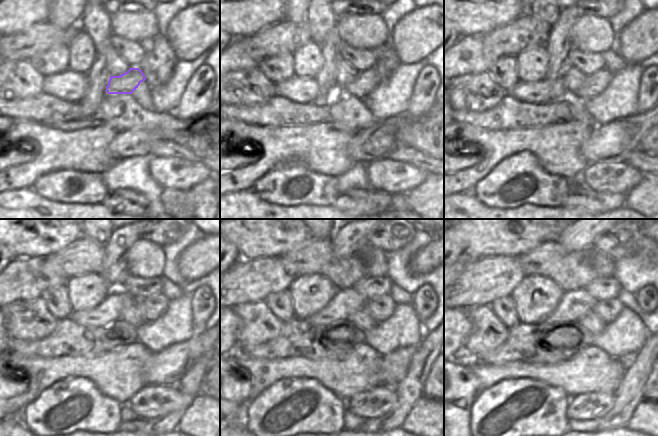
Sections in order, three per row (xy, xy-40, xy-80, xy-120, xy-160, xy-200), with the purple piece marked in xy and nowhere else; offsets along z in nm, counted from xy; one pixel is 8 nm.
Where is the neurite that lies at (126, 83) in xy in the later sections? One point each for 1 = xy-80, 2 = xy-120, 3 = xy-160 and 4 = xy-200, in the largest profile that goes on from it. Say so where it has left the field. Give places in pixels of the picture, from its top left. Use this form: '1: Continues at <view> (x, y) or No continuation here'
1: Continues at xy-80 (594, 84)
2: Continues at xy-120 (154, 306)
3: Continues at xy-160 (381, 307)
4: Continues at xy-200 (608, 310).

